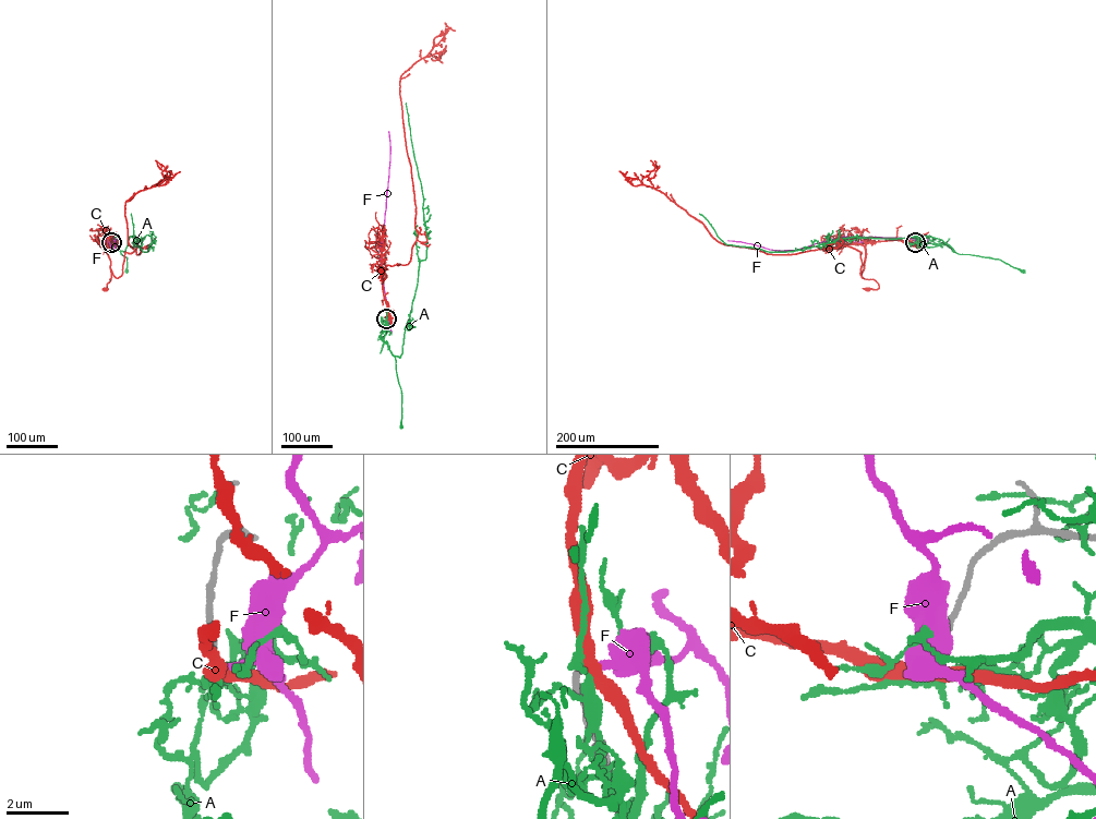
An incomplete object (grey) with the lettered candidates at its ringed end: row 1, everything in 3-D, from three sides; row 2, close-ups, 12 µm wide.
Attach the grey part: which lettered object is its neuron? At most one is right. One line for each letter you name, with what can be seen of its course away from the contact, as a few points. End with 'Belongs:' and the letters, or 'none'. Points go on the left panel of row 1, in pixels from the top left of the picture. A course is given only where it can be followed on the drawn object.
F: it runs (111, 243), (115, 238), (107, 236), (111, 250), (113, 240)
Belongs: F

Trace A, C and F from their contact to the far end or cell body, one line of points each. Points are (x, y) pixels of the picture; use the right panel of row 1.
A: (915, 243), (947, 244), (959, 254), (999, 260), (1023, 272)
C: (915, 243), (889, 240), (867, 243), (862, 276), (874, 279), (879, 288), (866, 289)
F: (915, 243), (912, 238), (843, 236), (794, 250), (777, 250), (727, 240)

